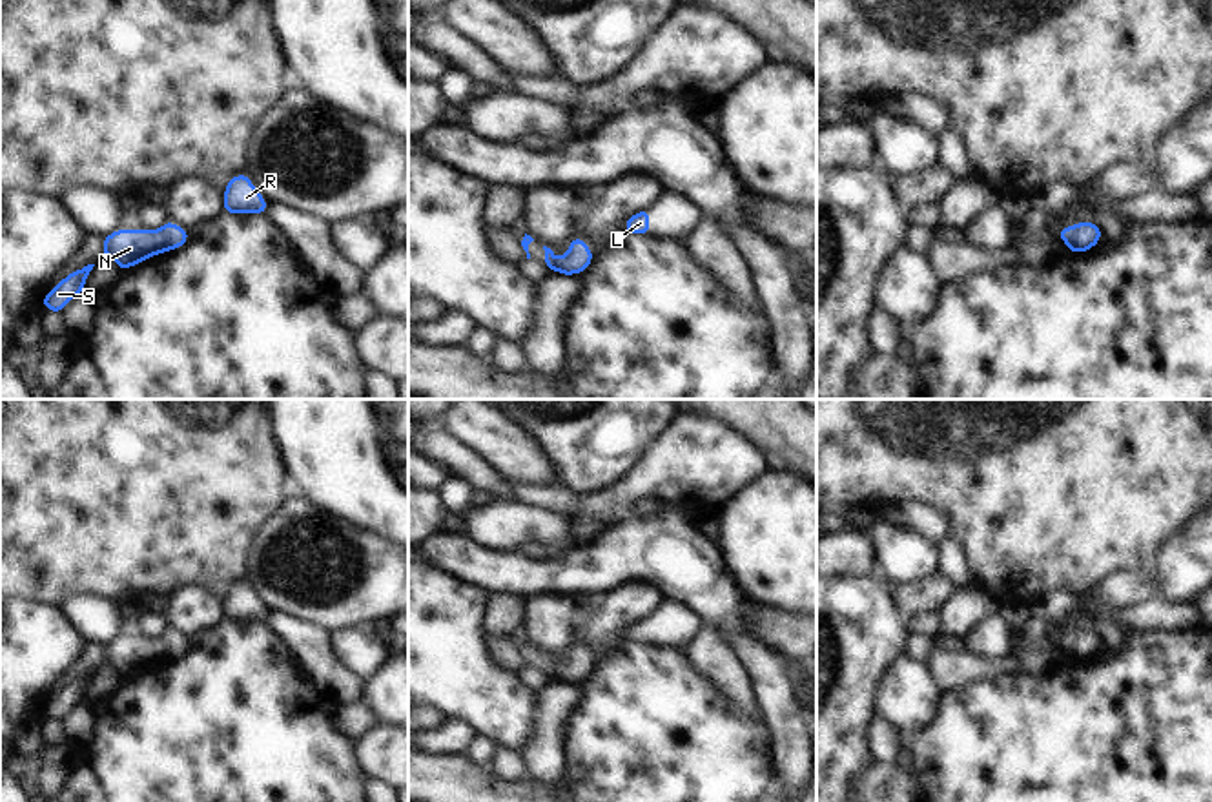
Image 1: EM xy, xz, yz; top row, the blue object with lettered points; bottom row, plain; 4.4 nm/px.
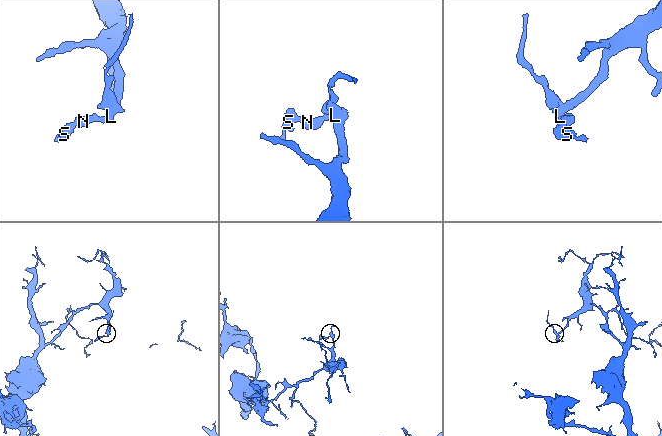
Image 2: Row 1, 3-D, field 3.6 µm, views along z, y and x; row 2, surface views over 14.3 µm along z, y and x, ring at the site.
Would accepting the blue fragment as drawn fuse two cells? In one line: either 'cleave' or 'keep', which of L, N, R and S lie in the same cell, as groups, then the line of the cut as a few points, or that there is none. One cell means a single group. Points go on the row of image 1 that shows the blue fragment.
keep; groups L N R S; cut none

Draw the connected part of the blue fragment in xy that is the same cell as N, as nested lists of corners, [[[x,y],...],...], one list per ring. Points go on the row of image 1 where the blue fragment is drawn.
[[[166,219],[159,230],[120,230],[102,237],[102,255],[115,261],[120,272],[146,262],[153,255],[179,250],[190,241],[190,231]]]

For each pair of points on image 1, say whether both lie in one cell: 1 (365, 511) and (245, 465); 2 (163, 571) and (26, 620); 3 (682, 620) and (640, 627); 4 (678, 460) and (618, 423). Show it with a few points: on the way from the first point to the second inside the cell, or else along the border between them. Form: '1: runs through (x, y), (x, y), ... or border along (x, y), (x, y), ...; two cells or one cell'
1: border along (274, 438), (290, 491); two cells
2: border along (19, 596), (30, 602), (50, 604), (57, 609); two cells
3: runs through (671, 624), (651, 627); one cell
4: border along (675, 418), (624, 476); two cells

